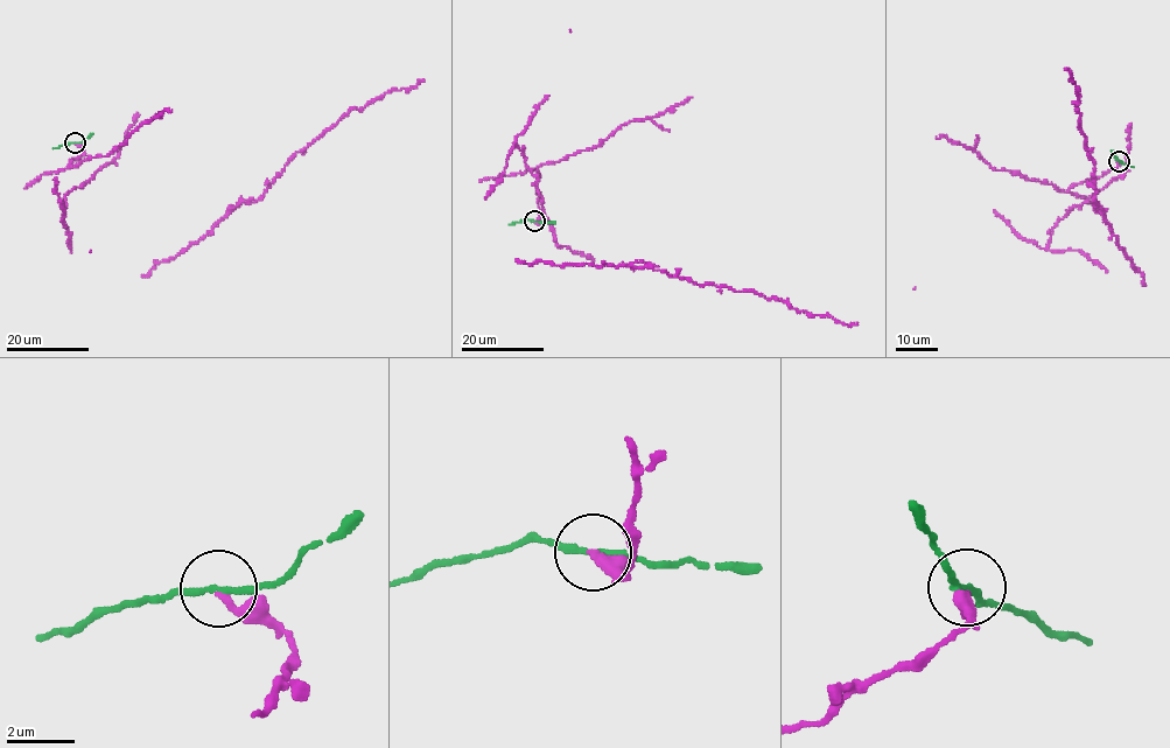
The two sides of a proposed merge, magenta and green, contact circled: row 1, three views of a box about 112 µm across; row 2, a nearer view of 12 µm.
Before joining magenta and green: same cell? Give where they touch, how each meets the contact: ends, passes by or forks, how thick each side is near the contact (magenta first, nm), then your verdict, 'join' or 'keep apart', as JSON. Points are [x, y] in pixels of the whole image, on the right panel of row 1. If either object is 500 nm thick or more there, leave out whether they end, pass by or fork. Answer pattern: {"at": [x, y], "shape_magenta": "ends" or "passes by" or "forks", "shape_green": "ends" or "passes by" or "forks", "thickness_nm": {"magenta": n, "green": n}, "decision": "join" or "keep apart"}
{"at": [1119, 161], "shape_magenta": "ends", "shape_green": "passes by", "thickness_nm": {"magenta": 240, "green": 180}, "decision": "keep apart"}

